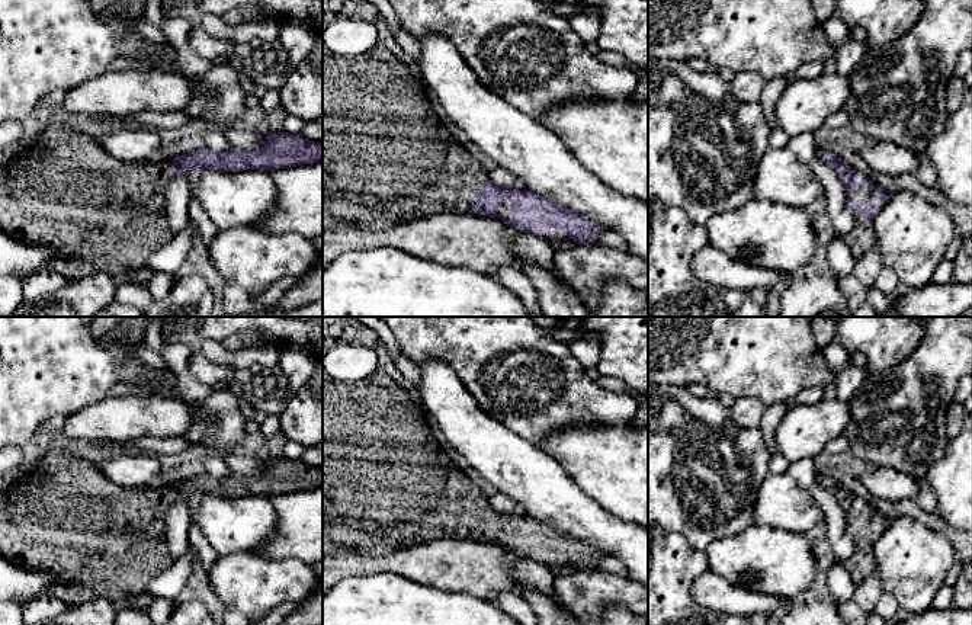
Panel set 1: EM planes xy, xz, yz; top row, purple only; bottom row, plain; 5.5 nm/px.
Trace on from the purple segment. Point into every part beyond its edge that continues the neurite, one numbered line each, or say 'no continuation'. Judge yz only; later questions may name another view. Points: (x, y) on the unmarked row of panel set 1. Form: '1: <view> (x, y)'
1: yz (866, 521)

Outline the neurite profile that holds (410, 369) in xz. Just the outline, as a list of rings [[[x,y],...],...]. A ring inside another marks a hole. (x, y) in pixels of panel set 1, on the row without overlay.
[[[389,353],[389,355],[392,358],[394,365],[397,366],[397,369],[408,379],[410,388],[414,391],[420,382],[420,369],[418,369],[417,363],[410,360],[402,353],[400,353],[397,356],[392,353]]]

